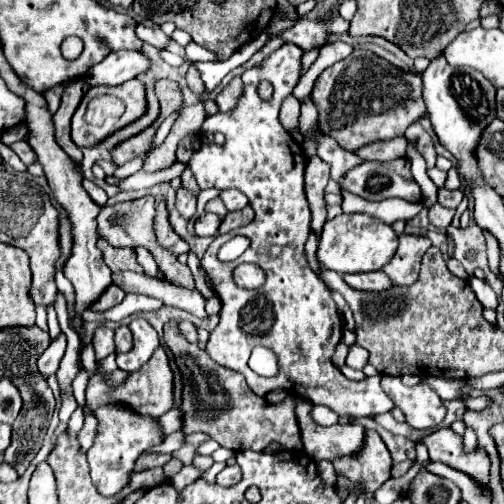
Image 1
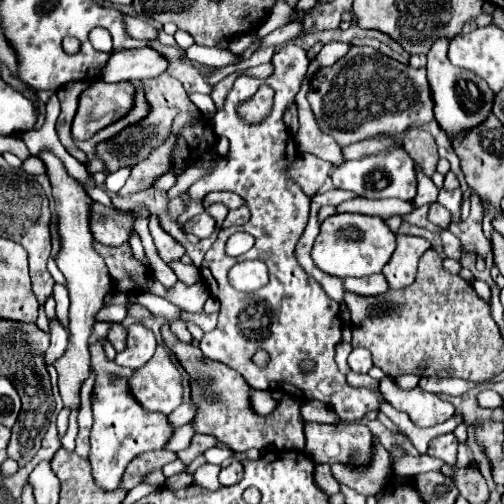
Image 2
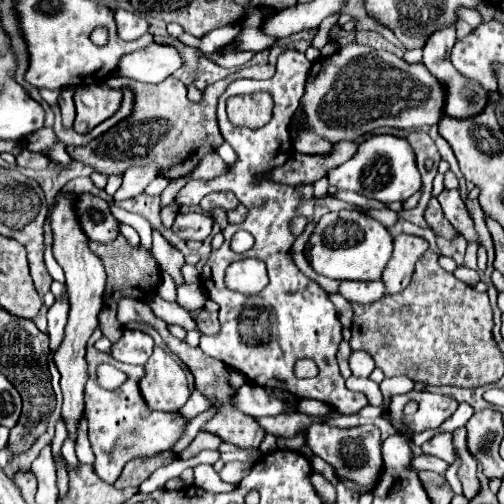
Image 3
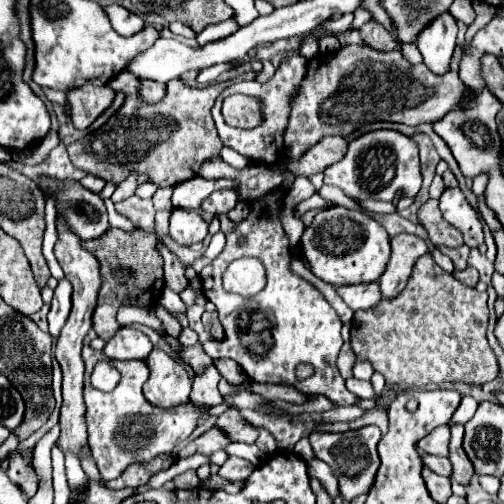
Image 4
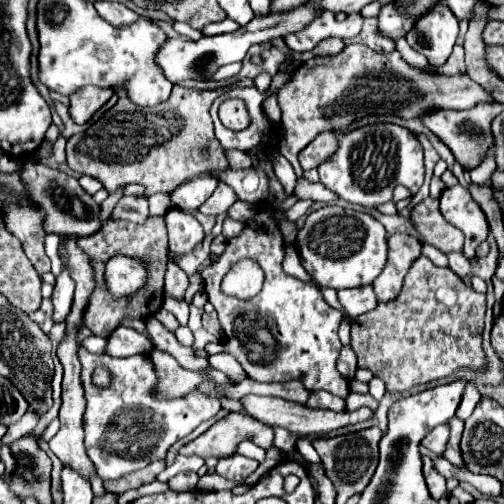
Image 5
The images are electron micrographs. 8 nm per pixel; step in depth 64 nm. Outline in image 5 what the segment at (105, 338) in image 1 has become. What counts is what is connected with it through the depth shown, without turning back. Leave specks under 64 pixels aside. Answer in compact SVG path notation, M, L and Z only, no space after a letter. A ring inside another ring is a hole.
M80 348L78 358L88 402L84 412L84 444L102 480L118 480L146 468L154 460L164 460L168 448L188 436L200 422L212 418L222 408L222 398L226 398L222 386L216 386L214 394L192 390L182 398L158 398L158 376L150 354L114 358L108 354L90 354L86 348ZM100 366L110 370L112 380L108 388L92 382L92 374Z

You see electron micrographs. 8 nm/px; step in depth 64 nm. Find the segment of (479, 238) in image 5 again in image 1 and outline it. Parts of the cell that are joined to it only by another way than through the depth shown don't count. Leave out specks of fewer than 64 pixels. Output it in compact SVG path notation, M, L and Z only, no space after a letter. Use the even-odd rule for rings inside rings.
M440 188L438 190L438 202L446 208L456 208L462 200L462 190L446 190L446 188Z

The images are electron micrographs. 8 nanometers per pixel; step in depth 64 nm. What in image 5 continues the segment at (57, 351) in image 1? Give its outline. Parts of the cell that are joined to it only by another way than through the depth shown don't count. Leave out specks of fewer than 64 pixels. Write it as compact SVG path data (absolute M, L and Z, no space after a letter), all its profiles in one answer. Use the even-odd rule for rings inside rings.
M62 266L62 272L56 278L56 286L54 286L54 294L52 294L52 302L54 302L54 322L64 322L70 306L72 306L72 298L74 298L74 280L70 276L70 270L66 266Z

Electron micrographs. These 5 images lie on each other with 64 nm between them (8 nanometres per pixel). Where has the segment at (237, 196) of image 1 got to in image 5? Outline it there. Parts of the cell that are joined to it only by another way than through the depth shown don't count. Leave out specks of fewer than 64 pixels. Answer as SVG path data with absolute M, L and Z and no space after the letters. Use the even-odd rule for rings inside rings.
M220 182L218 184L218 188L214 190L214 194L198 208L202 214L212 214L212 216L218 216L218 214L224 214L224 212L228 212L228 208L236 202L238 198L236 198L236 194L234 194L234 190L228 186L228 184L224 184L224 182Z

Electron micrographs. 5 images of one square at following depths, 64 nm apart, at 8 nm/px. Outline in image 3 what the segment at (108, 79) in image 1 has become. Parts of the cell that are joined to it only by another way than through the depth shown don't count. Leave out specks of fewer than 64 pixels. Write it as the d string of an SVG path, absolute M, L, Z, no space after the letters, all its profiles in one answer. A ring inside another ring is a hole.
M150 44L148 48L124 56L124 60L120 60L120 70L116 70L114 74L128 76L140 82L158 84L170 78L182 66L184 66L184 58L174 46Z

